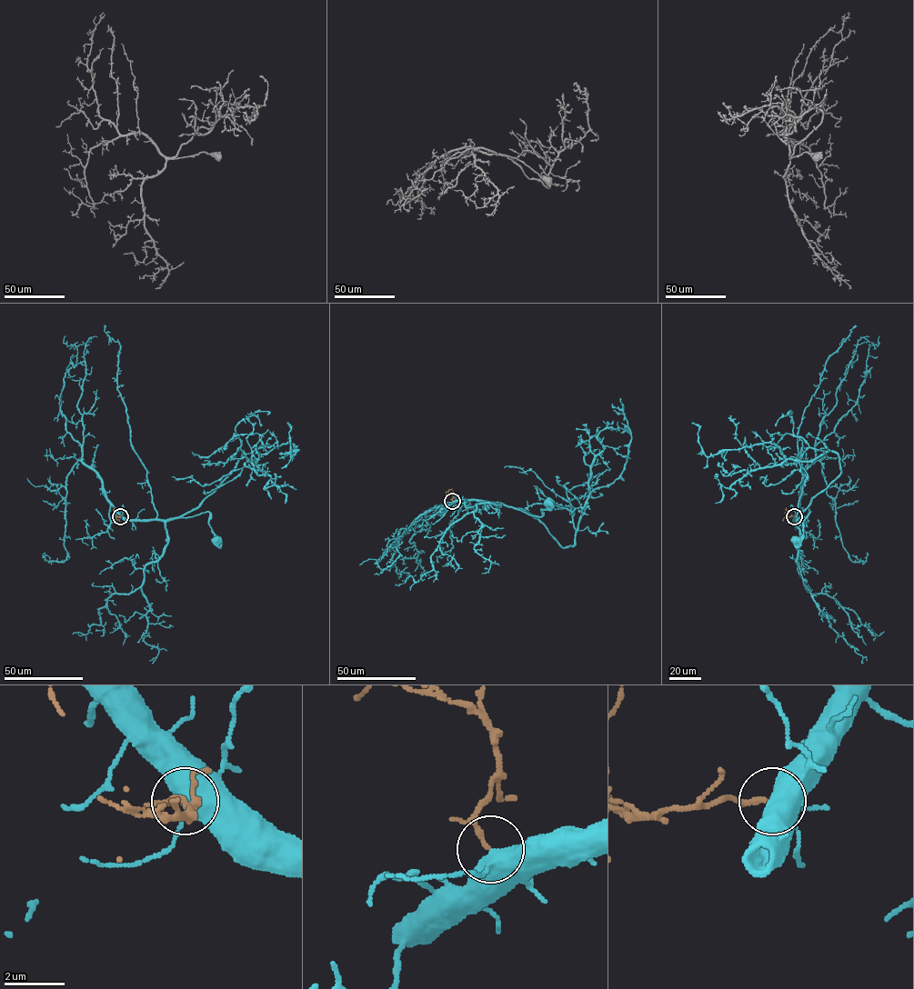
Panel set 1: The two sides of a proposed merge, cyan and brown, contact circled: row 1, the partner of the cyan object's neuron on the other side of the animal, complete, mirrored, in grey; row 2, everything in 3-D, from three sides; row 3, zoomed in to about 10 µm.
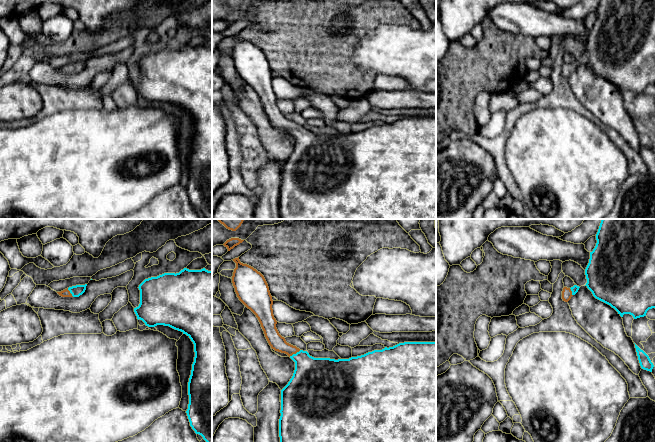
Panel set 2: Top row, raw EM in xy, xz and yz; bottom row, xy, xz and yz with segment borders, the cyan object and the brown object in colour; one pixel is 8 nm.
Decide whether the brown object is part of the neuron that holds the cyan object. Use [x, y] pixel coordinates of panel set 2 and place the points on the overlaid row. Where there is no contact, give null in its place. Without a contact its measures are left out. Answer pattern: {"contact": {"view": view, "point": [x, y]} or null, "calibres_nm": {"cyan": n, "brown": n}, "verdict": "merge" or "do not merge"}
{"contact": {"view": "xz", "point": [294, 354]}, "calibres_nm": {"cyan": 340, "brown": 120}, "verdict": "merge"}

